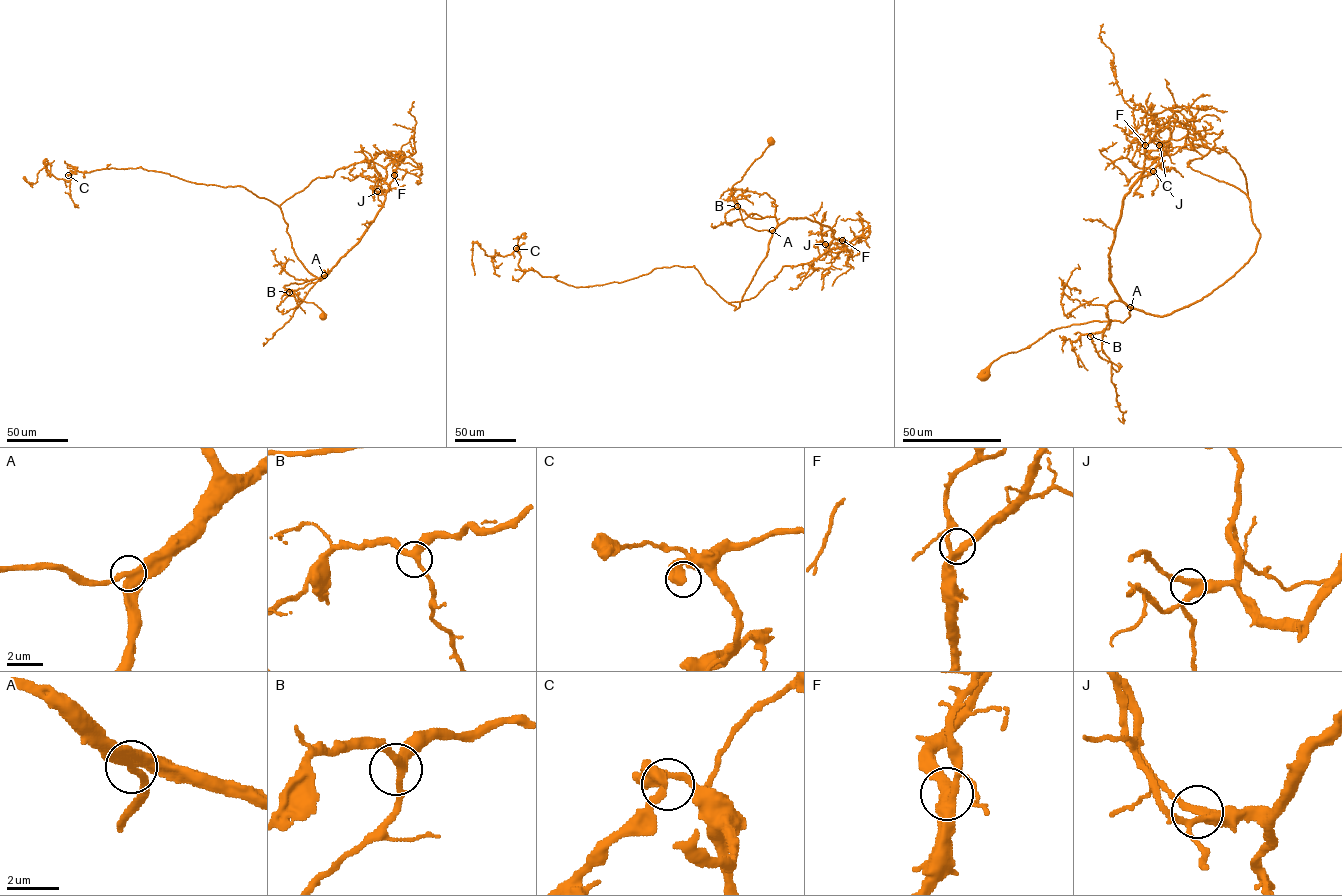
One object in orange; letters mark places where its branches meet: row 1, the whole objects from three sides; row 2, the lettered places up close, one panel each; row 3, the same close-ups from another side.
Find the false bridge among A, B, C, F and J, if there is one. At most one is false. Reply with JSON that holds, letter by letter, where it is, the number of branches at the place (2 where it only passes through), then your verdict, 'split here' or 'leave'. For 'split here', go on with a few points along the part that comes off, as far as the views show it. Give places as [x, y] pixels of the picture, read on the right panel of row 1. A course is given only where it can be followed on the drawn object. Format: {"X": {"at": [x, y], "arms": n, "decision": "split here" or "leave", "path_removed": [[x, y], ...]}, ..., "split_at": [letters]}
{"A": {"at": [1130, 307], "arms": 3, "decision": "leave"}, "B": {"at": [1090, 336], "arms": 3, "decision": "leave"}, "C": {"at": [1159, 145], "arms": 3, "decision": "leave"}, "F": {"at": [1145, 145], "arms": 3, "decision": "leave"}, "J": {"at": [1153, 171], "arms": 3, "decision": "leave"}, "split_at": []}

